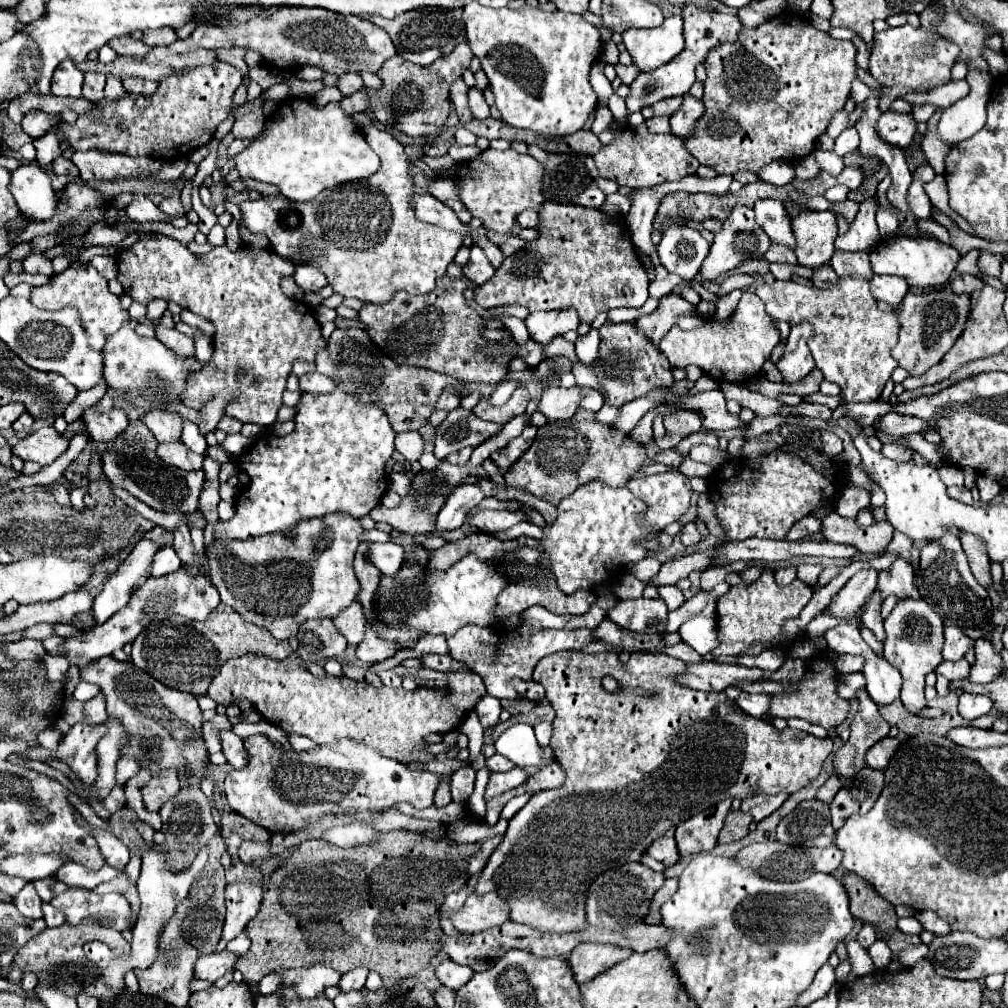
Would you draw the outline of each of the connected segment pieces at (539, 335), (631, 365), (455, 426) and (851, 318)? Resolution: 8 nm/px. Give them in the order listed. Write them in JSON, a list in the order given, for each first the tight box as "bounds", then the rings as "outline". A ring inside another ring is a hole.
[{"bounds":[525,309,579,343],"outline":[[[557,309],[557,311],[535,311],[525,319],[525,327],[533,341],[549,343],[553,337],[563,335],[579,327],[579,315],[575,309]]]},{"bounds":[591,321,675,407],"outline":[[[607,321],[599,329],[599,357],[591,363],[595,377],[603,387],[603,399],[611,407],[623,407],[625,403],[647,397],[655,389],[669,389],[675,379],[667,357],[637,329],[635,323],[611,323]]]},{"bounds":[435,407,503,459],"outline":[[[461,407],[449,411],[447,419],[437,427],[435,433],[435,455],[445,459],[449,453],[455,453],[463,447],[477,447],[489,437],[497,435],[503,425],[483,421],[475,413]]]},{"bounds":[755,277,899,403],"outline":[[[843,277],[829,289],[807,287],[793,281],[775,281],[771,285],[759,283],[755,293],[773,319],[787,321],[789,325],[809,321],[815,327],[815,337],[809,339],[811,355],[825,379],[841,387],[845,401],[863,403],[881,397],[885,383],[897,367],[891,349],[897,343],[899,323],[893,311],[883,313],[877,309],[867,279]]]}]

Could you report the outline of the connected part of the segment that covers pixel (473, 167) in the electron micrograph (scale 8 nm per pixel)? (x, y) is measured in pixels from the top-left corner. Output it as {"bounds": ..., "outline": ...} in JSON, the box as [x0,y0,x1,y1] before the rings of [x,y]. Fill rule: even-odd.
{"bounds":[455,149,545,233],"outline":[[[485,149],[481,157],[457,165],[455,181],[459,185],[459,199],[465,209],[483,221],[485,229],[495,233],[509,233],[517,225],[517,215],[525,209],[541,209],[545,195],[541,191],[543,165],[531,155],[521,155],[513,149],[497,151]]]}

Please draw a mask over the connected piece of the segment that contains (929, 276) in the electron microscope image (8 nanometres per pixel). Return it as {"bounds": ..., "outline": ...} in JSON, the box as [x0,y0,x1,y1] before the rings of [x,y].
{"bounds":[871,237,959,287],"outline":[[[891,237],[881,241],[871,253],[871,269],[879,275],[897,275],[903,277],[909,285],[915,287],[935,287],[945,285],[951,271],[959,261],[959,253],[937,239],[929,237]]]}

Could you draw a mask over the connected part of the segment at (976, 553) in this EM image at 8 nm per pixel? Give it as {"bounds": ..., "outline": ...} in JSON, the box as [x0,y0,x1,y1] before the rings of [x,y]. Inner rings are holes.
{"bounds":[959,531,993,589],"outline":[[[965,531],[959,533],[959,539],[961,539],[963,551],[969,559],[975,579],[987,589],[993,587],[993,579],[991,579],[991,571],[989,571],[989,557],[987,557],[987,549],[985,549],[983,541],[979,537],[973,537],[971,533],[965,533]]]}

